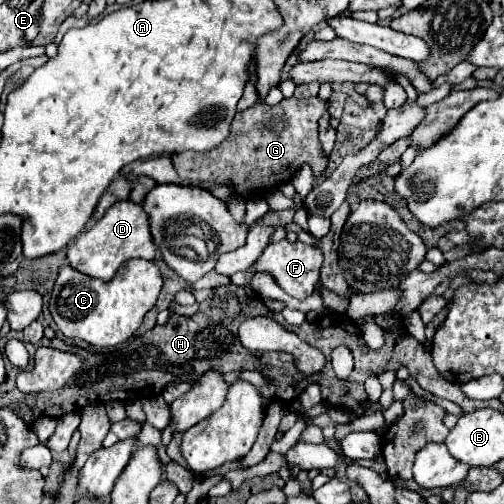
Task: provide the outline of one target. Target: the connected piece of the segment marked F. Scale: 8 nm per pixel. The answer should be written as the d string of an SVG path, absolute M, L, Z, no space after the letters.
M282 239L280 243L268 245L266 251L262 253L262 257L258 259L258 263L254 267L250 267L250 271L268 271L288 295L292 295L296 299L306 299L312 295L314 285L318 283L320 267L322 267L322 253L316 247L304 245L300 241L290 243L290 241Z

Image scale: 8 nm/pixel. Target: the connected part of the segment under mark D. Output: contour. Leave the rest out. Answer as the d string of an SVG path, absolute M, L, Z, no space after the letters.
M126 199L114 203L102 219L94 221L86 233L78 235L76 243L68 249L66 261L84 275L110 281L124 261L134 257L154 259L156 251L158 247L150 235L150 219L146 219L146 211L138 203Z

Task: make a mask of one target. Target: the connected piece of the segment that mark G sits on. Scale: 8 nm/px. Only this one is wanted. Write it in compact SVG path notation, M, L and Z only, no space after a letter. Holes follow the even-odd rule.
M318 95L308 99L288 97L274 107L258 101L254 107L236 113L232 121L232 133L222 143L222 147L216 147L206 153L186 151L172 155L178 177L182 181L226 183L242 199L256 197L260 189L280 187L288 183L304 163L312 165L314 177L318 177L324 173L328 165L328 157L324 155L318 141L318 121L324 113L328 113L328 107L330 103L320 99ZM266 181L280 181L280 183L268 185Z

